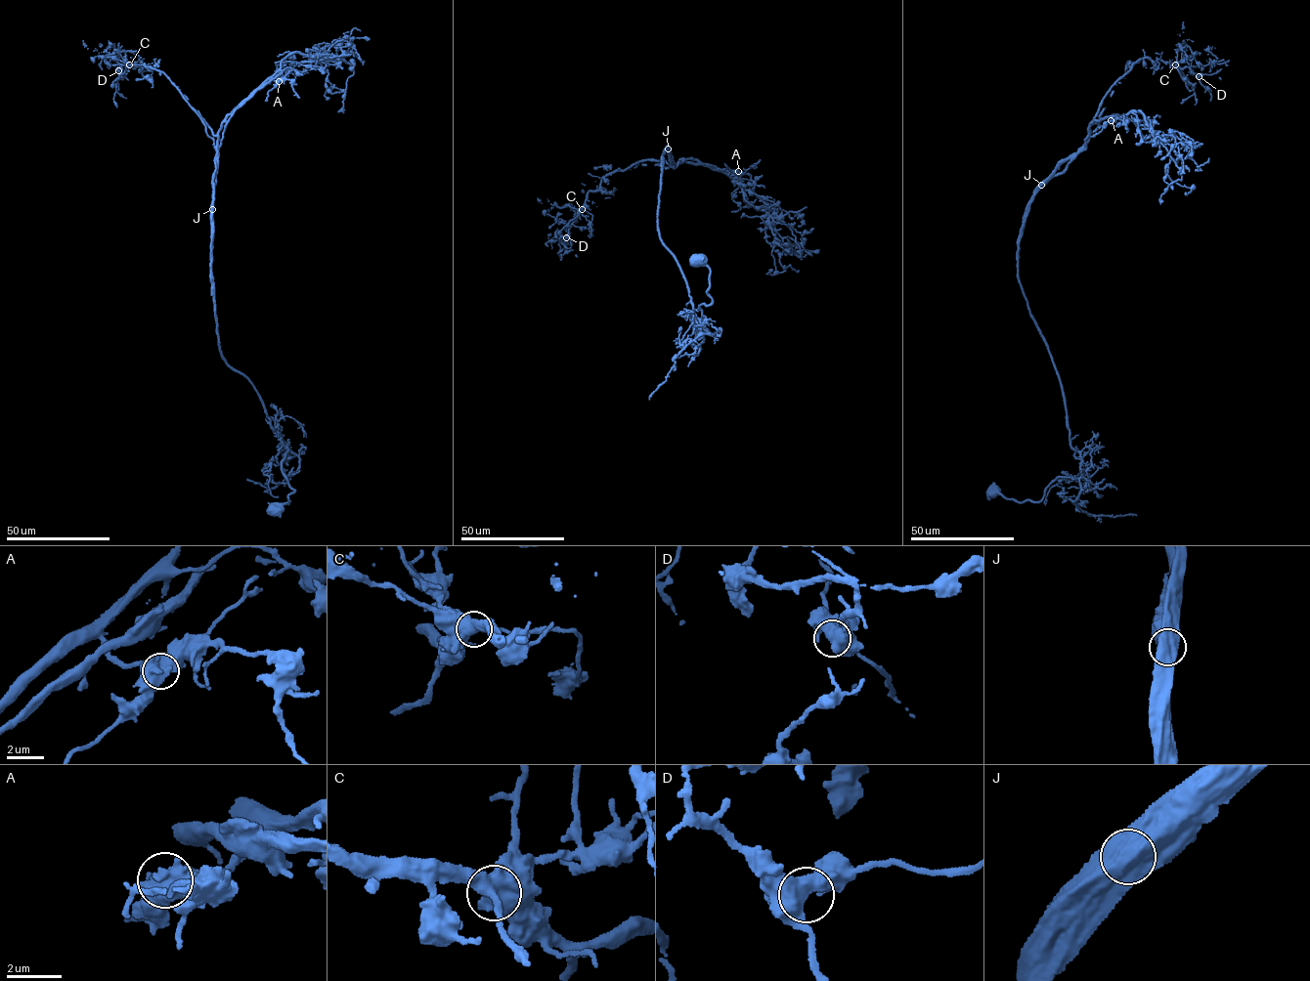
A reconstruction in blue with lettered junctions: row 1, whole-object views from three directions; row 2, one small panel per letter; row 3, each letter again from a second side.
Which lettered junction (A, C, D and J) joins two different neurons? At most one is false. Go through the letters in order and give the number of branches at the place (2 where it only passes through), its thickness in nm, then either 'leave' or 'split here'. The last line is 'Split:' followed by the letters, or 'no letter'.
A: 1 | 650 nm | leave
C: 3 | 500 nm | leave
D: 2 | 600 nm | leave
J: 2 | 950 nm | split here
Split: J

